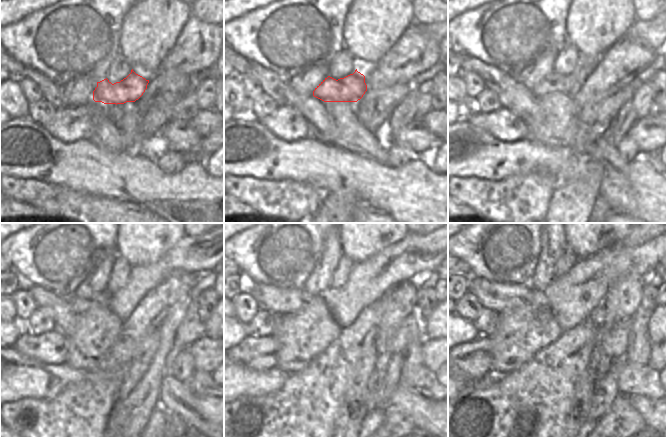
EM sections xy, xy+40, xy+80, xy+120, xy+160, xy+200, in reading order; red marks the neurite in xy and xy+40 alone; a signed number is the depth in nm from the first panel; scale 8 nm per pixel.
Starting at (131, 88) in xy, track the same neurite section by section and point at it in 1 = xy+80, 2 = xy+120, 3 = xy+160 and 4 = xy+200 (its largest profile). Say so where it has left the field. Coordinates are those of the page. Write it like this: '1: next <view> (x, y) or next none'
1: next xy+80 (553, 82)
2: next xy+120 (80, 305)
3: next xy+160 (275, 300)
4: next xy+200 (496, 296)

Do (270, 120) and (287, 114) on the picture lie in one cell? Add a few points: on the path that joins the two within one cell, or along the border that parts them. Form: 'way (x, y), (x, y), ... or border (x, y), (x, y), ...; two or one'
way (274, 120), (281, 120), (283, 118); one

